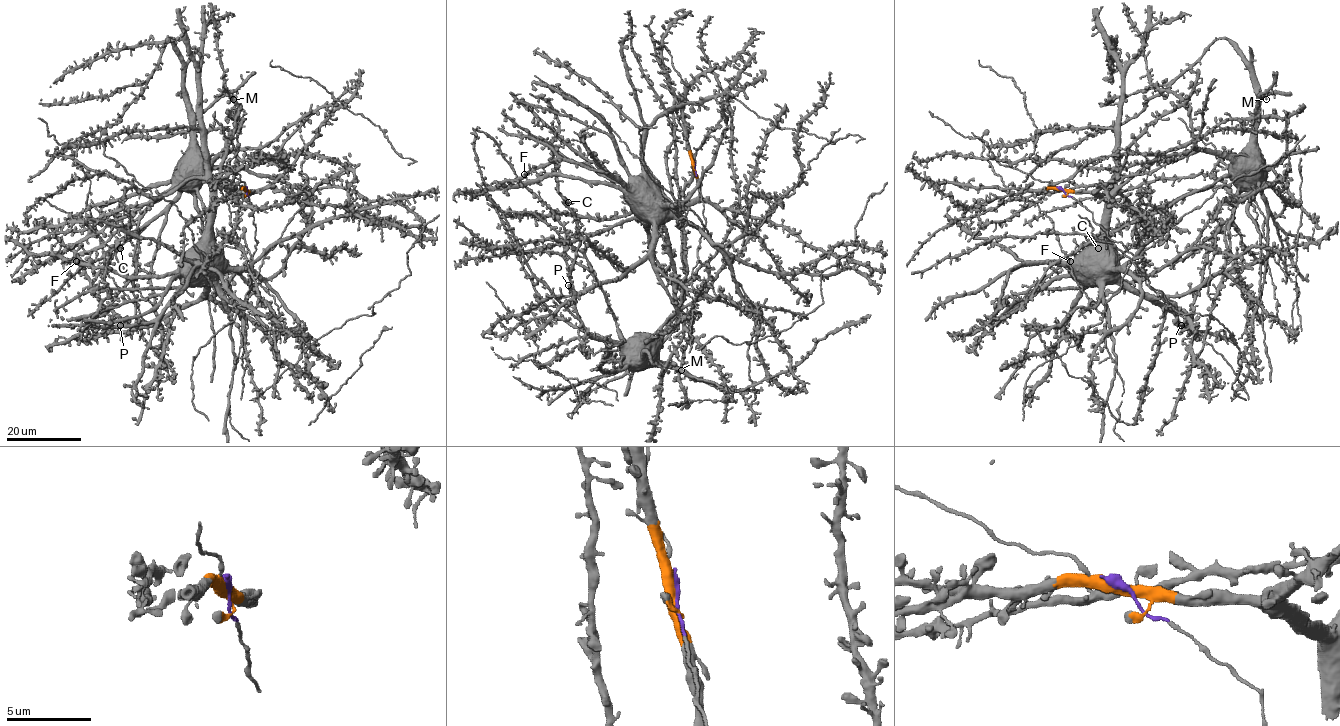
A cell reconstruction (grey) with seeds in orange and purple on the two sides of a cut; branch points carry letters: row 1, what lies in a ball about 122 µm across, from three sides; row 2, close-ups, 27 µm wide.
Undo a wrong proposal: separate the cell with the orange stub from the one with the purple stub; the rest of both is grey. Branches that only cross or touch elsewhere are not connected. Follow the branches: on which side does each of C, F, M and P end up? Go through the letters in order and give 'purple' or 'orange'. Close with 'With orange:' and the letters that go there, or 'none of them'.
C: purple
F: orange
M: purple
P: orange
With orange: F, P

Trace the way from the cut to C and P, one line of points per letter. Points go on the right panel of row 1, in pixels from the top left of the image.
C: (1060, 189), (1204, 335), (1238, 187), (1234, 196), (1212, 187), (1184, 193), (1122, 223), (1098, 248)
P: (1060, 189), (1090, 192), (1106, 203), (1106, 236), (1119, 258), (1119, 275), (1188, 326), (1181, 325)

